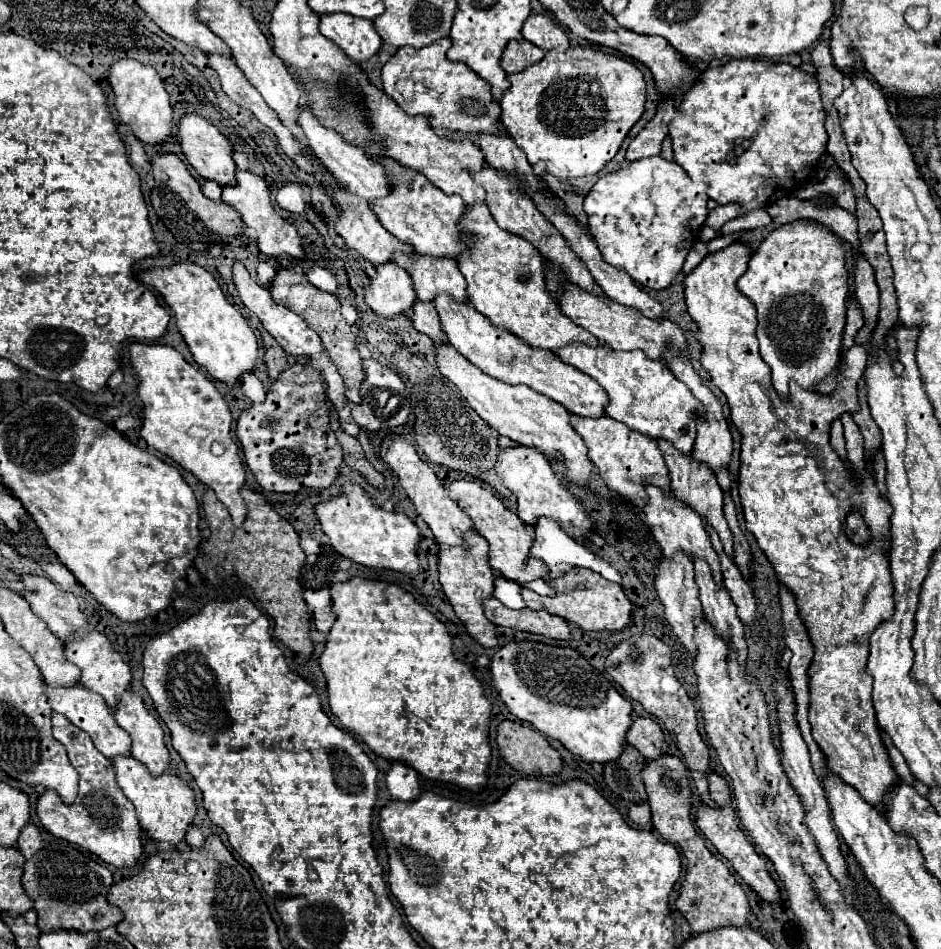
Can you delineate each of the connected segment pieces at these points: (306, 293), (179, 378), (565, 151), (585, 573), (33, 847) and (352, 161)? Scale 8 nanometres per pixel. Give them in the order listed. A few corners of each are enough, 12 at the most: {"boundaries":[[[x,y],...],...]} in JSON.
{"boundaries":[[[278,269],[270,287],[278,305],[320,335],[346,383],[362,401],[364,369],[356,335],[334,295],[306,275]],[[130,345],[140,435],[242,527],[246,471],[214,383],[168,345]],[[548,51],[508,75],[506,131],[562,179],[596,175],[642,117],[632,61]],[[588,569],[558,577],[556,597],[522,589],[546,609],[584,631],[620,631],[632,603],[618,583]],[[28,823],[18,839],[18,851],[30,859],[42,849],[42,835]],[[300,107],[316,159],[366,201],[390,193],[386,169]]]}

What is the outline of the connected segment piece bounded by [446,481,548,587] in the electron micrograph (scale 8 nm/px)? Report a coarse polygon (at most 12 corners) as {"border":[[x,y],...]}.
{"border":[[476,481],[448,497],[490,545],[490,567],[522,587],[548,579],[518,515]]}

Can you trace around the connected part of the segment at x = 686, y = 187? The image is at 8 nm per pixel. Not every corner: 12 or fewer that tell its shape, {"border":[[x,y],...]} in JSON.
{"border":[[648,157],[584,199],[602,259],[668,289],[708,217],[706,183]]}

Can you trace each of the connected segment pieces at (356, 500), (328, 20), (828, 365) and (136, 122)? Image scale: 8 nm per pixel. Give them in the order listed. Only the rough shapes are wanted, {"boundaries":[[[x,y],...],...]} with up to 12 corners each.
{"boundaries":[[[358,485],[316,507],[330,545],[370,569],[418,573],[418,527]],[[322,15],[320,33],[354,63],[382,39],[370,19]],[[798,219],[738,281],[776,393],[840,361],[842,239]],[[134,59],[110,67],[120,121],[148,145],[172,135],[160,75]]]}

